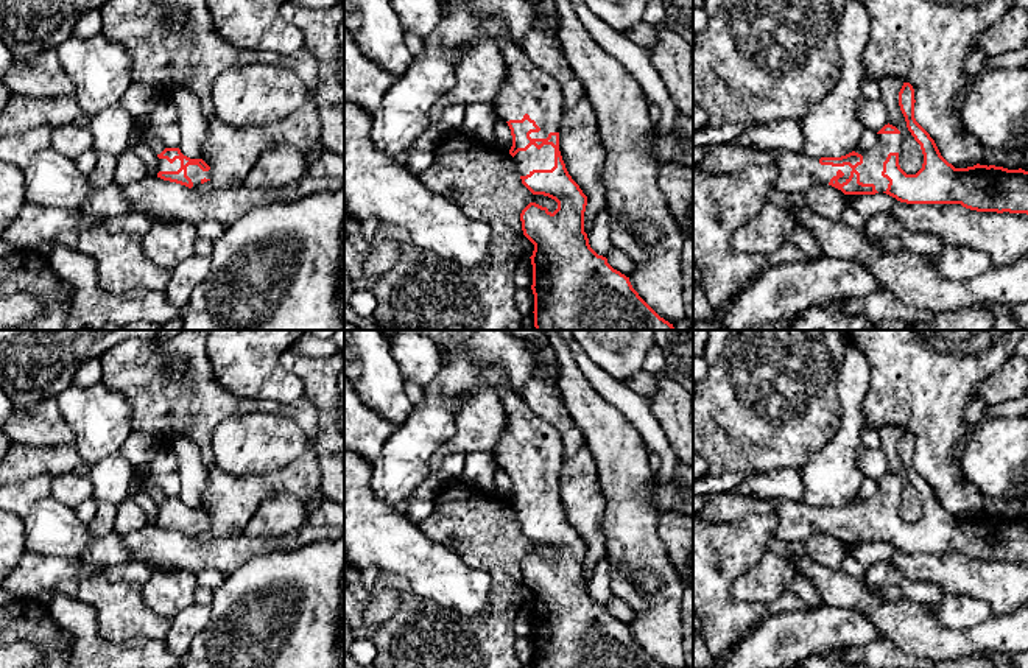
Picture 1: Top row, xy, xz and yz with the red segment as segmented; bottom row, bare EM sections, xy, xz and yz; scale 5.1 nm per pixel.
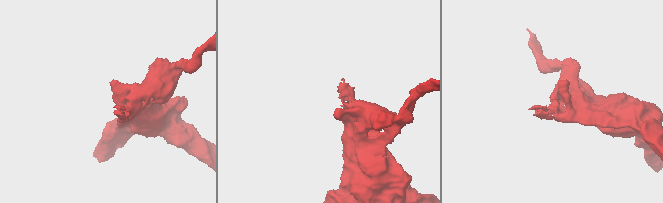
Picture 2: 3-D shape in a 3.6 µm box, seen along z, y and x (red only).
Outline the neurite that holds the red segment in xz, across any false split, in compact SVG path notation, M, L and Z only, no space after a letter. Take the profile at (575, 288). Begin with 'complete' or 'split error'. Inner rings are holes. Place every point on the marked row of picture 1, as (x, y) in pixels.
split error | M512 39L495 40L506 76L495 97L495 112L511 129L509 154L522 184L533 195L544 195L558 202L551 213L547 207L530 202L520 213L523 235L534 244L533 294L534 330L674 330L632 288L629 277L614 269L598 255L584 232L587 196L569 174L559 151L559 123L564 114L561 87L553 76L530 61Z

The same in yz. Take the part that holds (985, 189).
split error | M903 83L899 106L924 154L922 168L916 174L907 174L900 168L900 131L888 123L877 132L874 148L864 154L852 151L841 157L819 159L760 149L769 153L777 167L776 190L794 193L829 184L844 195L886 193L907 204L961 204L977 212L1028 215L1028 171L980 163L955 168L916 121L914 103L913 86Z

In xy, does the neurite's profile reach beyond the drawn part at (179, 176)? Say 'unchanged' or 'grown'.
grown

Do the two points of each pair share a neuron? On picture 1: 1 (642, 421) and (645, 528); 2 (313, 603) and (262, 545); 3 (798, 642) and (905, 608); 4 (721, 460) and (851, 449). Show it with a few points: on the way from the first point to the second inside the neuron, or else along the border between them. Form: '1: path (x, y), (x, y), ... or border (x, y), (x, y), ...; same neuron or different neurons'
1: border (619, 410), (634, 427), (648, 450); different neurons
2: border (304, 544), (292, 550), (254, 555), (235, 569); different neurons
3: border (834, 606), (862, 612), (882, 636); different neurons
4: border (840, 422), (835, 435), (799, 469); different neurons

